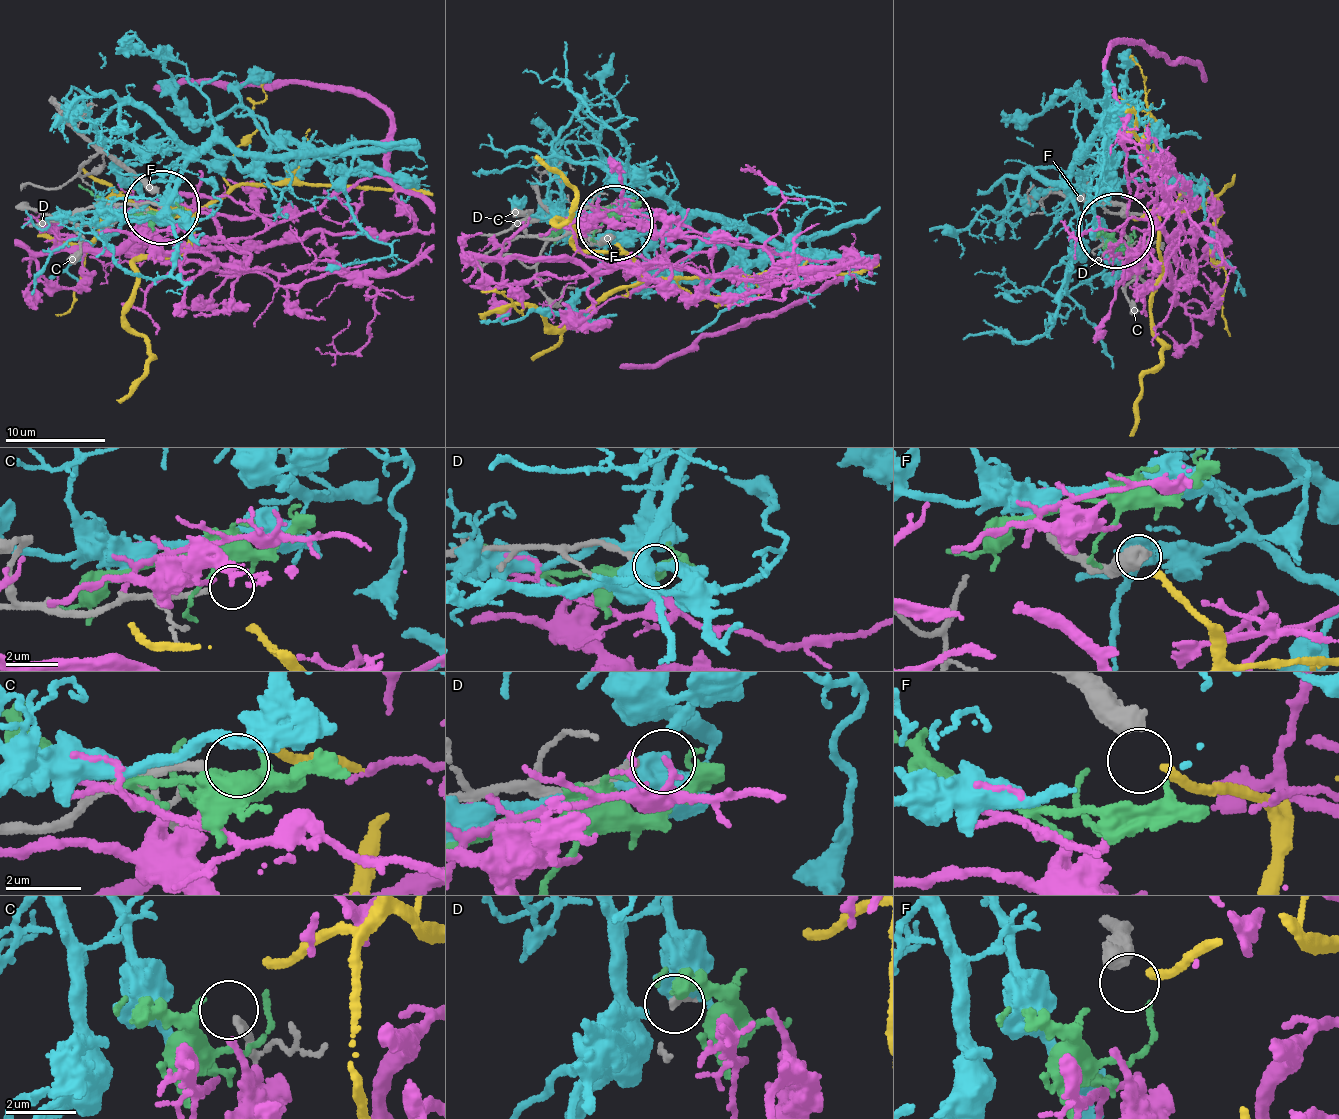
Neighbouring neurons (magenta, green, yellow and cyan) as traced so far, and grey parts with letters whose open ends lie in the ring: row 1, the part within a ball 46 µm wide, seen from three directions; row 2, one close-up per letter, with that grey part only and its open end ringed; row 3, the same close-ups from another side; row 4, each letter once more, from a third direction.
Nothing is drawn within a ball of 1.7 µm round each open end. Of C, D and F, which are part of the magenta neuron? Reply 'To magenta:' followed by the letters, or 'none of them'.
To magenta: none of them

